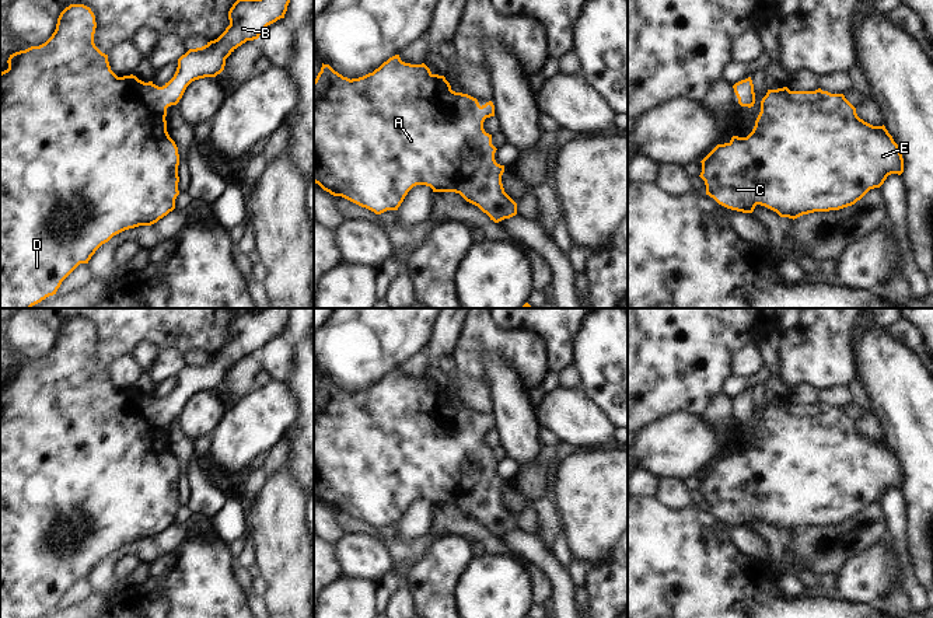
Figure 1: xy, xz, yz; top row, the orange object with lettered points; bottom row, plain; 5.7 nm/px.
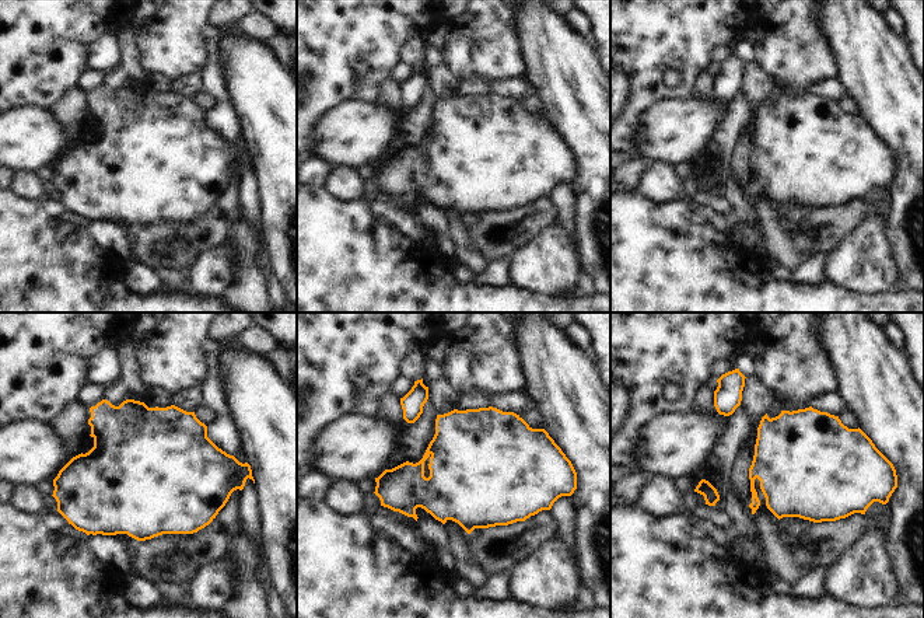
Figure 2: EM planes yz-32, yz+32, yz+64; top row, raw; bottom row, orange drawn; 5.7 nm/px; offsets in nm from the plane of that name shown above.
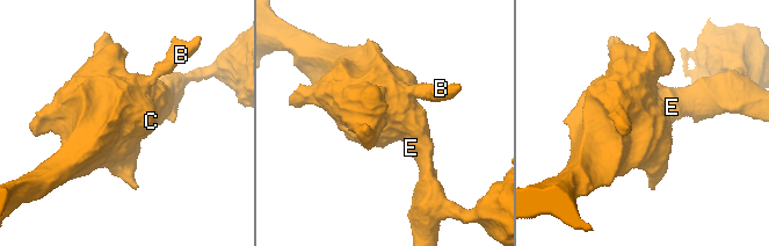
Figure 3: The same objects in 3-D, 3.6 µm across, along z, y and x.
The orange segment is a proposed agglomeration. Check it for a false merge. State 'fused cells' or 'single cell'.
single cell

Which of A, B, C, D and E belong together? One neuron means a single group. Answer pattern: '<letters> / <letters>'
A B C D E

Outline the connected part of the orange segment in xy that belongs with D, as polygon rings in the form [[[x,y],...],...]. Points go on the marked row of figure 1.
[[[237,0],[228,11],[230,25],[226,31],[205,46],[189,49],[182,55],[178,59],[174,77],[163,87],[153,81],[144,83],[133,74],[118,77],[111,70],[108,55],[102,53],[94,43],[95,15],[84,4],[66,7],[57,18],[55,32],[45,43],[10,55],[8,69],[0,73],[0,308],[31,308],[56,294],[62,282],[80,263],[88,263],[95,251],[113,235],[139,226],[151,226],[175,209],[175,199],[179,195],[179,154],[175,142],[167,132],[167,108],[179,102],[192,81],[220,74],[224,70],[226,59],[238,46],[247,41],[258,39],[268,25],[284,18],[289,3],[290,0]]]

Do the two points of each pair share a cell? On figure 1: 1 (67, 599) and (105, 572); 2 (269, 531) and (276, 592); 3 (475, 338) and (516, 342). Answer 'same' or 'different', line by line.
1: different
2: same
3: same

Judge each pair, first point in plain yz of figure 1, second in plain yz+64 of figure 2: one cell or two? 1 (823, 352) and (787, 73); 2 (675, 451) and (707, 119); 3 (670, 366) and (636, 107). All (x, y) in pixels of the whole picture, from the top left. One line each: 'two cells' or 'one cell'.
1: one cell
2: one cell
3: one cell

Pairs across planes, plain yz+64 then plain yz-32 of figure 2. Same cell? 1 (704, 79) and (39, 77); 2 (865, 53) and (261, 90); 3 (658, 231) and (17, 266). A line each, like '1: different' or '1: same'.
1: different
2: same
3: same

